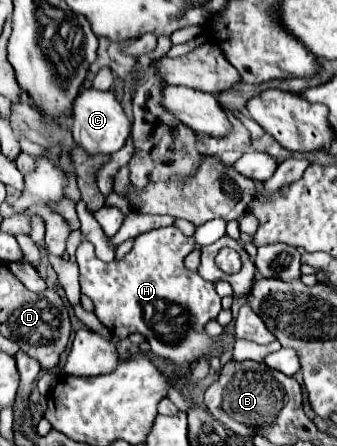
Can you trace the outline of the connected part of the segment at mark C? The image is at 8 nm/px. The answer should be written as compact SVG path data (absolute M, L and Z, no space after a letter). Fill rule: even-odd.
M87 88L81 90L79 96L73 102L73 114L71 114L71 132L73 132L73 140L89 154L113 154L117 152L129 132L131 132L131 122L125 116L121 104L115 100L113 92L101 92L95 88Z

